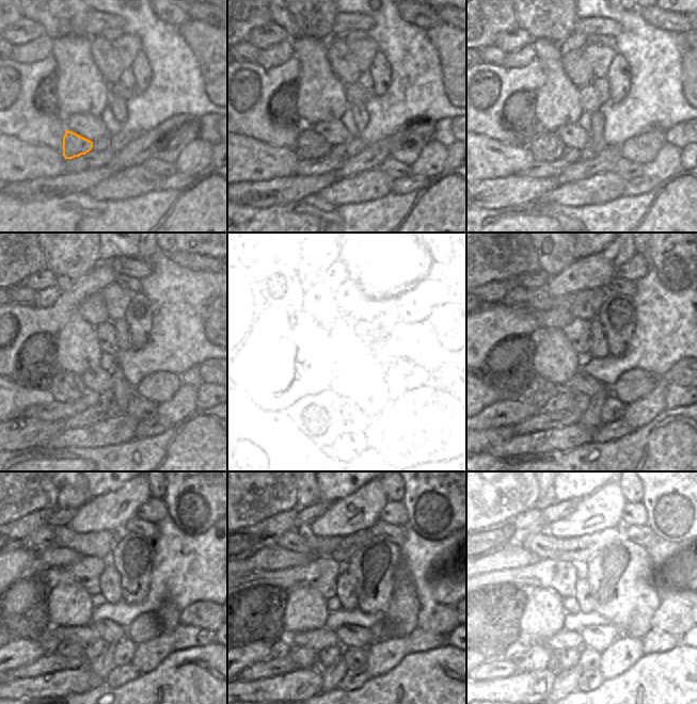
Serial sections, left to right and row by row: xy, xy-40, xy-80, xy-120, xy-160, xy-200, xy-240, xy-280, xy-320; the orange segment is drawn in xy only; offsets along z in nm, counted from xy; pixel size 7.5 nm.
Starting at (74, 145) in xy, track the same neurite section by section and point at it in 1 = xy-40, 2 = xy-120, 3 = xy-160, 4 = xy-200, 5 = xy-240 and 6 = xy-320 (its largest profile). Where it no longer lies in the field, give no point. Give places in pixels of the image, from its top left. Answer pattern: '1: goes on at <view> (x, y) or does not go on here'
1: goes on at xy-40 (309, 145)
2: goes on at xy-120 (64, 386)
3: goes on at xy-160 (302, 389)
4: goes on at xy-200 (539, 392)
5: goes on at xy-240 (47, 642)
6: goes on at xy-320 (521, 646)

